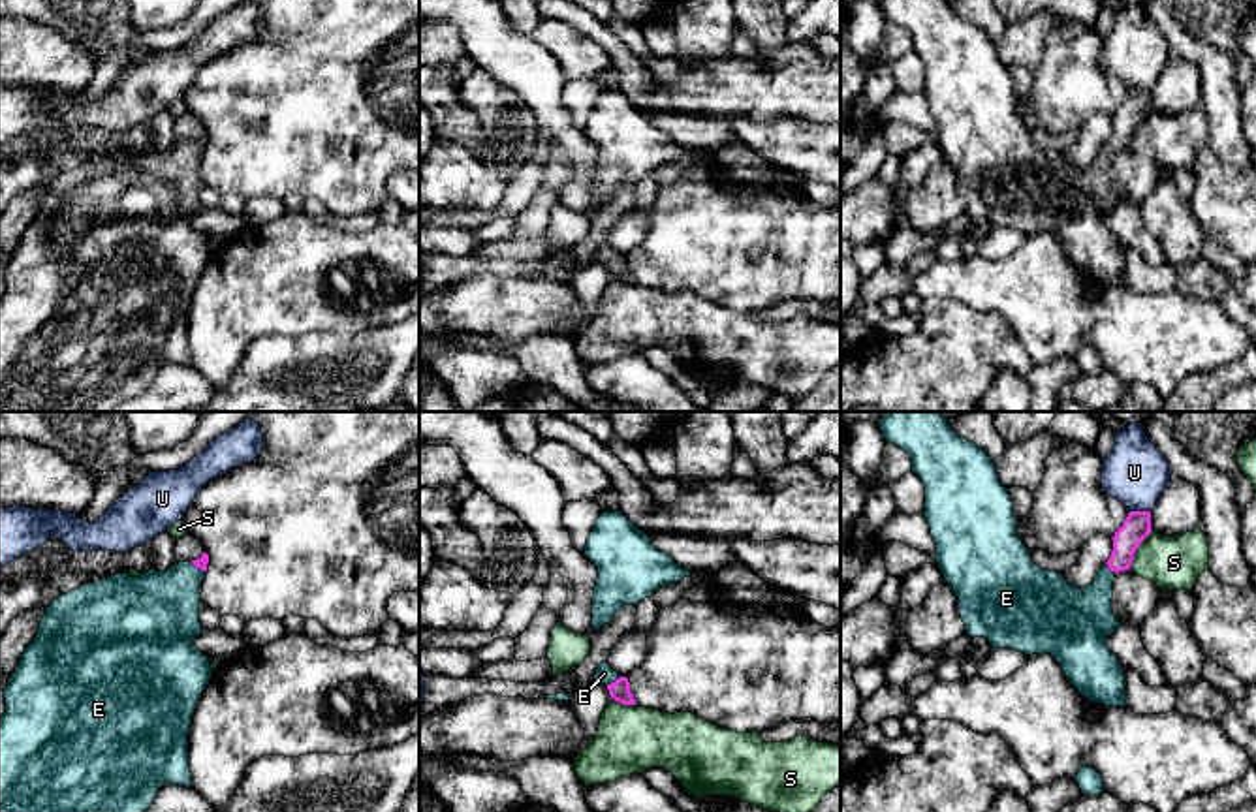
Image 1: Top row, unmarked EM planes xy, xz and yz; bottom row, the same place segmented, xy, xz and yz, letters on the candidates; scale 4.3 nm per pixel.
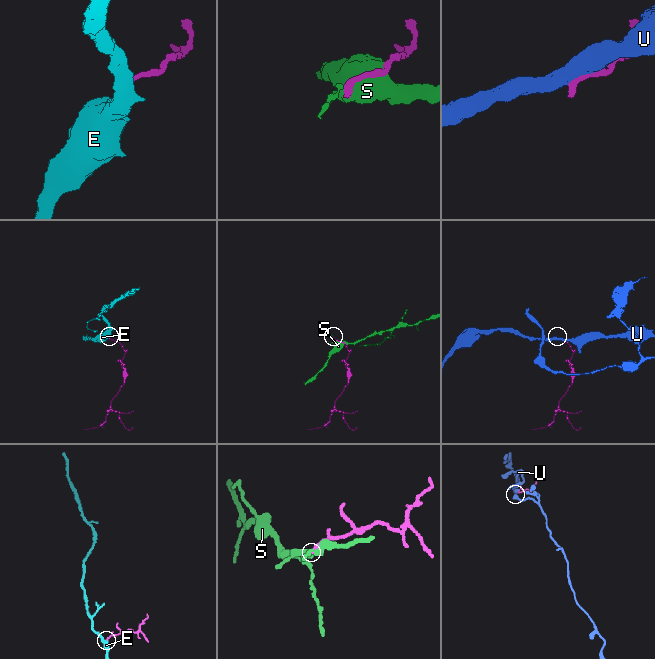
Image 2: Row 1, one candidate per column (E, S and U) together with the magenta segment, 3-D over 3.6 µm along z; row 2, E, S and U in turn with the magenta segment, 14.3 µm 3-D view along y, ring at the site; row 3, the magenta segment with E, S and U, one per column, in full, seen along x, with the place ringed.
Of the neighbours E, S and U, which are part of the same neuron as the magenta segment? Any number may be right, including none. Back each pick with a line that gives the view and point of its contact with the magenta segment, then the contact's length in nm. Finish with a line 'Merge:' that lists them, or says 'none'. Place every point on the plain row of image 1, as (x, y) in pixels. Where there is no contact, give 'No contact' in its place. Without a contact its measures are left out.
E: Touches magenta at xz (615, 260). Shared border 80 nm
Merge: E

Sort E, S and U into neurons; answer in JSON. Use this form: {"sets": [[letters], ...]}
{"sets": [["E"], ["S"], ["U"]]}

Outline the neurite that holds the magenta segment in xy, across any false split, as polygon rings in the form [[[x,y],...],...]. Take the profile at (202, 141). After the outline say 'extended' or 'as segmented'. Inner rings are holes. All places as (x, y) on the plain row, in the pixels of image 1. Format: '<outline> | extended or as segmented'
[[[209,133],[179,141],[167,150],[149,148],[137,156],[124,152],[86,162],[58,175],[47,186],[38,212],[23,231],[4,267],[6,291],[0,297],[0,412],[113,412],[124,400],[141,395],[165,363],[192,367],[188,346],[188,312],[197,280],[212,256],[211,237],[194,218],[203,211],[199,201],[199,164],[207,156]]] | extended

